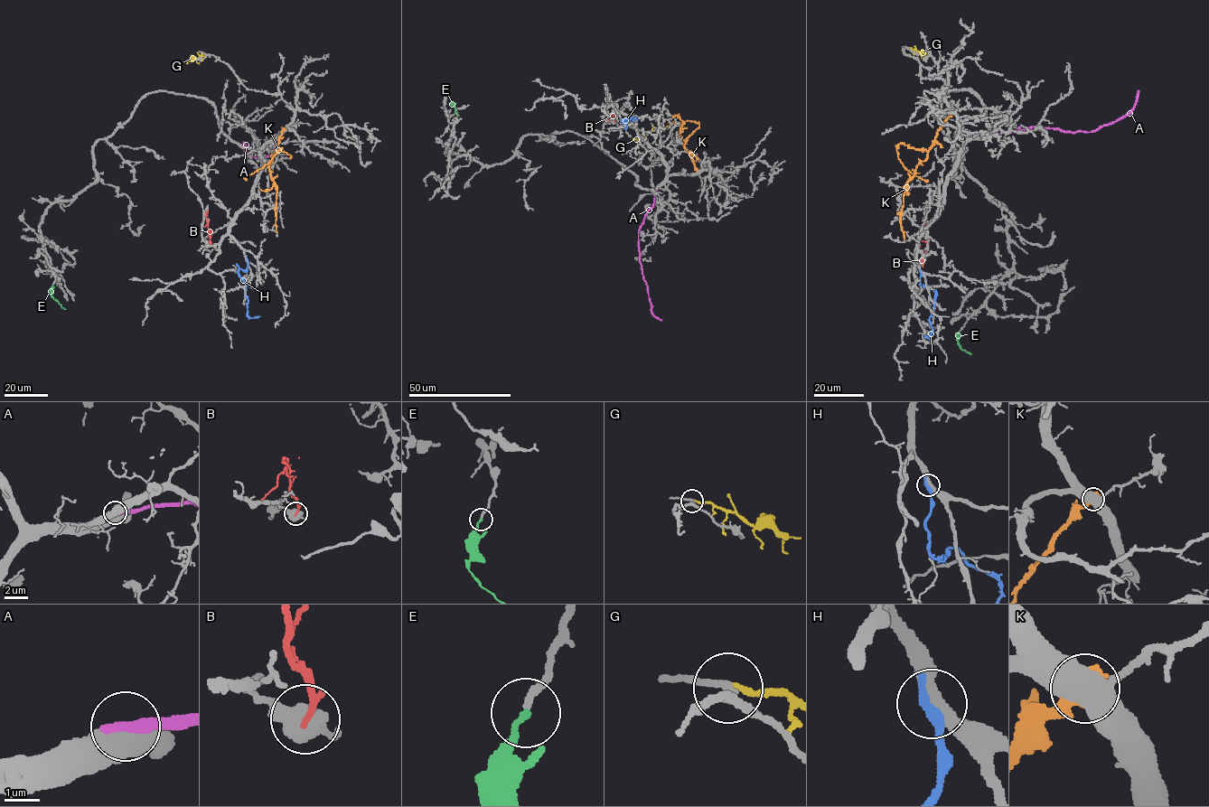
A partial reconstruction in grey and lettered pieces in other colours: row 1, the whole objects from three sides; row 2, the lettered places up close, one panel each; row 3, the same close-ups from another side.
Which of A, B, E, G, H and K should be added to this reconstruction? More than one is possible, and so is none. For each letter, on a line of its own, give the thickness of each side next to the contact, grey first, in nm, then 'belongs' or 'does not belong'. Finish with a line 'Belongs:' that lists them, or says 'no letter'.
A: 550 nm thick on the grey side, 440 nm on the other; belongs
B: 550 nm thick on the grey side, 200 nm on the other; does not belong
E: 180 nm thick on the grey side, 180 nm on the other; belongs
G: 170 nm thick on the grey side, 180 nm on the other; does not belong
H: 400 nm thick on the grey side, 360 nm on the other; does not belong
K: 440 nm thick on the grey side, 600 nm on the other; does not belong
Belongs: A, E

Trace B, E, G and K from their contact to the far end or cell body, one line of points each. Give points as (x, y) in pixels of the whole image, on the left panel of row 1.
B: (207, 211), (210, 245), (207, 248)
E: (52, 285), (51, 296), (65, 309)
G: (202, 52), (187, 63)
K: (285, 128), (273, 161), (268, 164), (276, 192), (277, 232)

